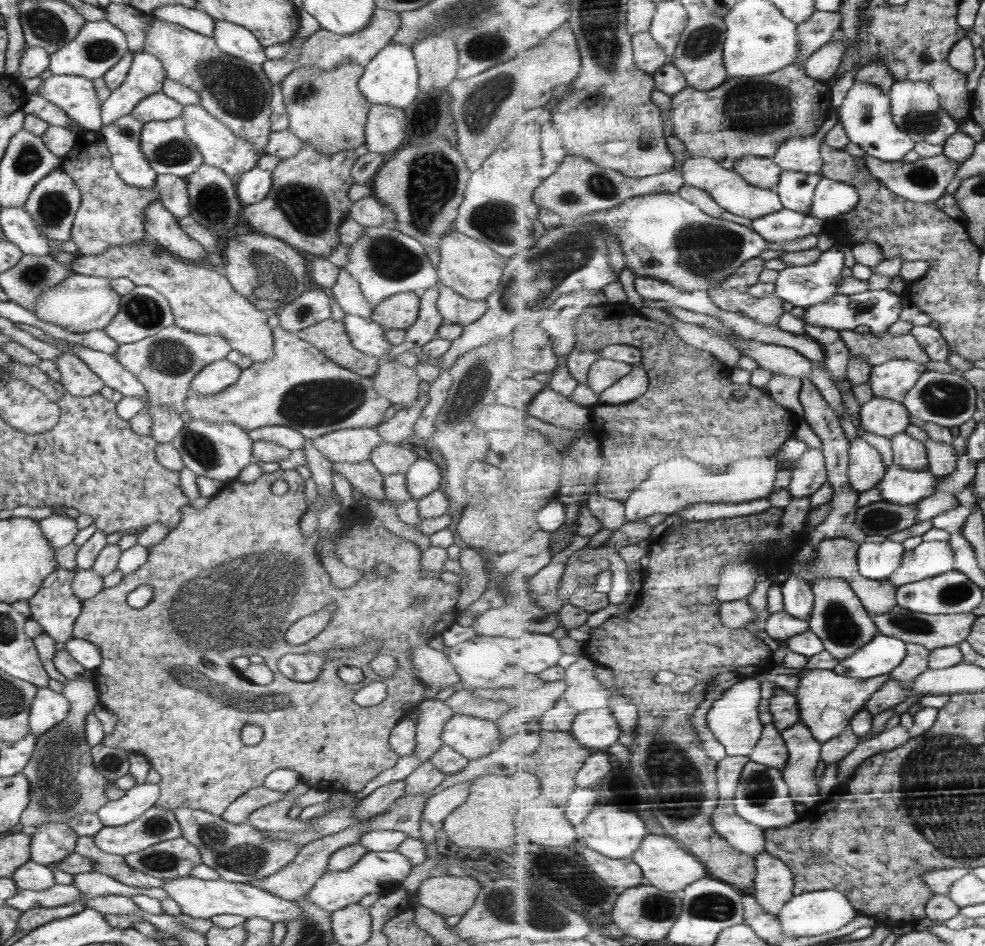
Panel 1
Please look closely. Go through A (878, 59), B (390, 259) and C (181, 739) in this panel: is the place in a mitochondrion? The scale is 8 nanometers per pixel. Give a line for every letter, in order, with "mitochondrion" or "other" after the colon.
A: other
B: mitochondrion
C: other

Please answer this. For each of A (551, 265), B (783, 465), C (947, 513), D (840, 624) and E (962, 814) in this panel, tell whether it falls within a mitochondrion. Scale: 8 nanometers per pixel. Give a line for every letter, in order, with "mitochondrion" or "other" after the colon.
A: mitochondrion
B: other
C: other
D: mitochondrion
E: mitochondrion

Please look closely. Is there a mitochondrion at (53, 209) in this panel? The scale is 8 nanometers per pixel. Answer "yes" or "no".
yes

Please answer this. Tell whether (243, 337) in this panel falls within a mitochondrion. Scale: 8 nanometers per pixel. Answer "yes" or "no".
no

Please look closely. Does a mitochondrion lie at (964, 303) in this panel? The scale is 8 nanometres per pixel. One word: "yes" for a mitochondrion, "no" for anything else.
no

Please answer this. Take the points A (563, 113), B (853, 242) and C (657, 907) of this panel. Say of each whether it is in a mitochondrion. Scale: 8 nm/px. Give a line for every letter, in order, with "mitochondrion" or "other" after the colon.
A: other
B: other
C: mitochondrion

